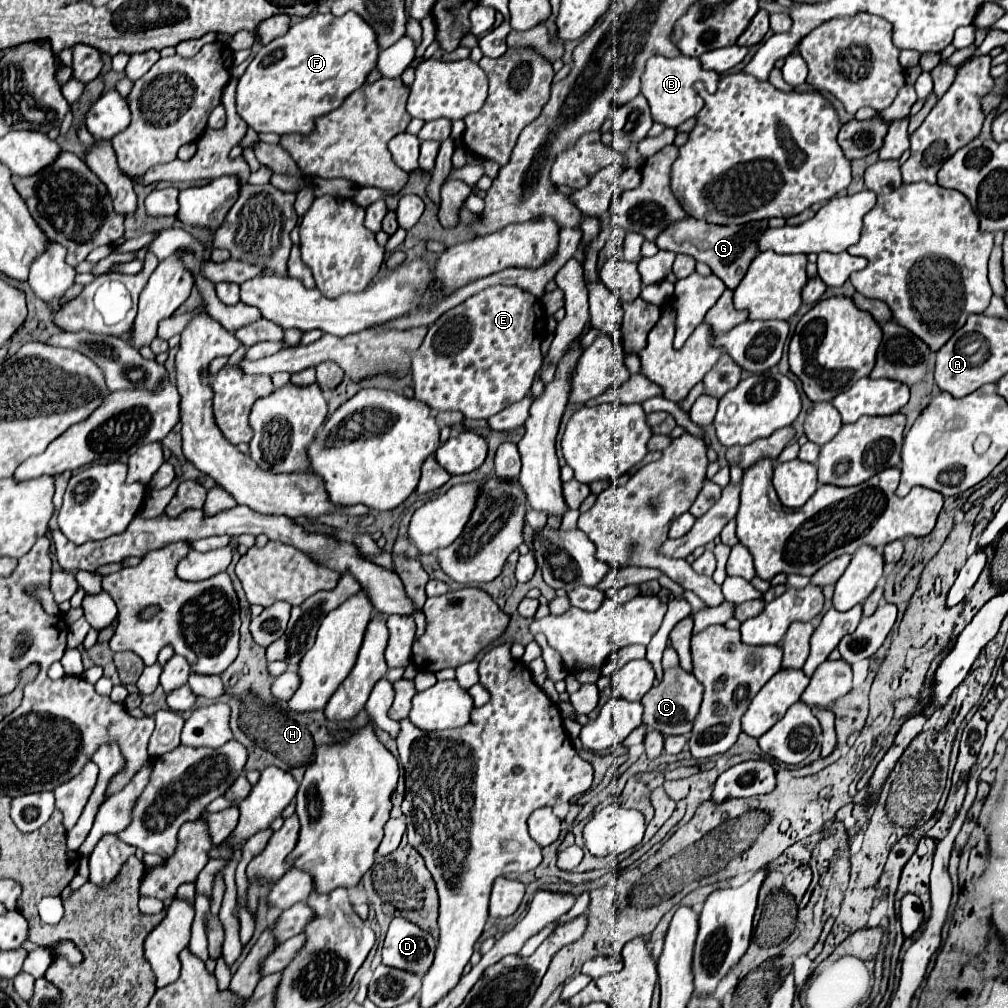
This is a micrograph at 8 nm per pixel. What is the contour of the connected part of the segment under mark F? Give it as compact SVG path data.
M316 13L304 17L300 23L290 25L288 33L276 37L268 45L262 45L258 55L252 59L248 69L238 81L236 91L236 105L240 117L248 123L248 127L254 127L256 131L266 133L300 133L308 135L316 127L316 119L328 115L340 103L344 97L348 97L352 91L360 89L368 77L368 73L376 67L376 59L380 53L380 45L376 41L376 31L358 15L358 13L346 13L342 17L336 17L332 13Z

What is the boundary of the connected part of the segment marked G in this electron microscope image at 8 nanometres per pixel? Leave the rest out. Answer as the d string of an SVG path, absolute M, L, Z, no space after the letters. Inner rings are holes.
M688 217L684 221L678 221L676 225L670 225L658 239L656 245L660 249L668 249L674 253L686 253L694 257L700 263L706 263L716 277L724 281L728 289L736 289L736 285L742 281L748 265L758 255L758 243L764 231L768 231L768 219L744 223L744 225L708 225L708 221L698 221L694 217Z

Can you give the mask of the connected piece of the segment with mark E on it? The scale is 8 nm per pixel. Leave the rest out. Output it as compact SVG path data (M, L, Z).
M492 285L468 297L464 303L442 313L430 327L412 357L414 399L426 403L434 411L462 411L466 419L488 419L502 409L522 401L532 387L534 375L542 365L542 333L546 329L546 313L532 293L516 285Z

